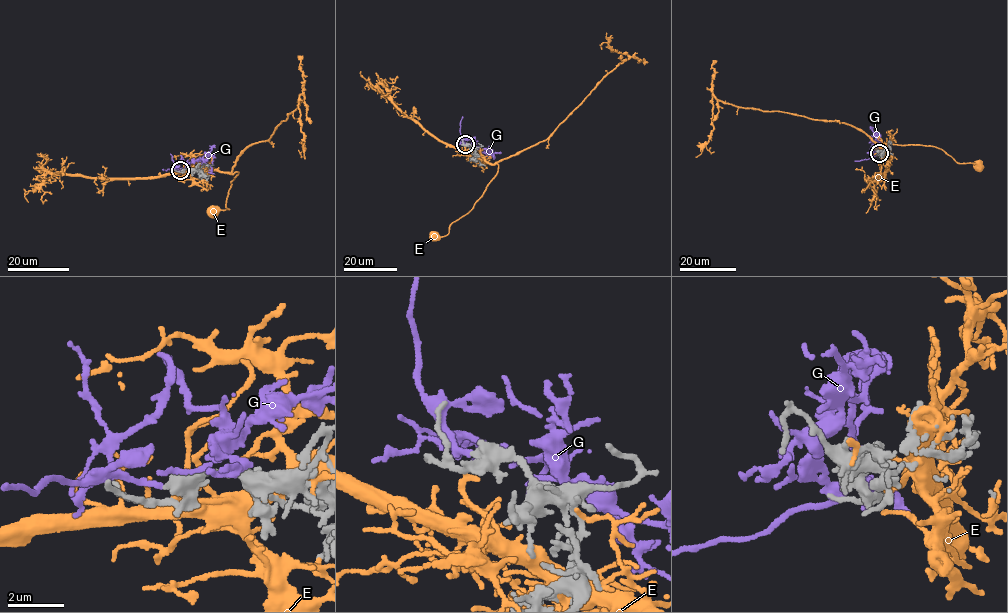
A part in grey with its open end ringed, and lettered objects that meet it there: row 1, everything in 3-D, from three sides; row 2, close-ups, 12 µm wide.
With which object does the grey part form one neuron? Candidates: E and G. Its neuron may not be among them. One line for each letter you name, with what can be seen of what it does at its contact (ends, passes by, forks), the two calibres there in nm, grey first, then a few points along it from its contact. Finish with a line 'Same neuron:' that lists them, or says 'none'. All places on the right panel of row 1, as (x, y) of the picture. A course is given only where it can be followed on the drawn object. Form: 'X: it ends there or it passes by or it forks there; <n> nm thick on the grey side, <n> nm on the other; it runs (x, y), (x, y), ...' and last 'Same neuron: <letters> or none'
G: it ends there; 300 nm thick on the grey side, 190 nm on the other; it runs (879, 154), (879, 140), (876, 146), (875, 140), (871, 145), (871, 152)
Same neuron: G

